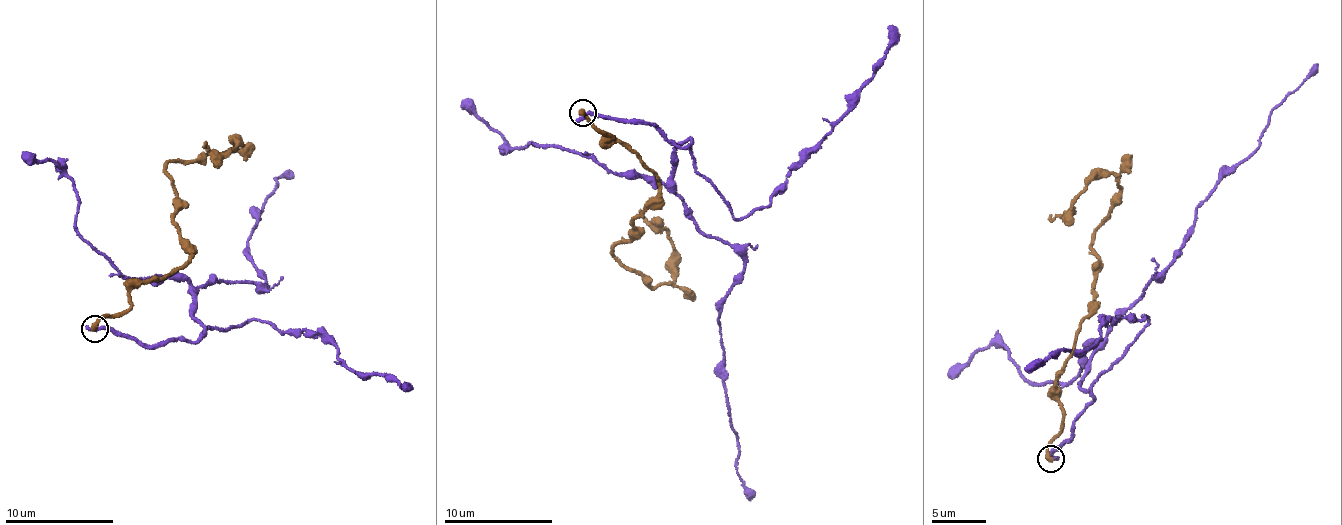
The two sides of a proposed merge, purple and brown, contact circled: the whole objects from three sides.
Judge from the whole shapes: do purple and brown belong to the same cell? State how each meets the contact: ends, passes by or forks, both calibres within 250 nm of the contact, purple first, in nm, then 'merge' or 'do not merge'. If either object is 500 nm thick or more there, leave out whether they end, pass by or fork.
purple ends | brown ends | 320/360 nm | do not merge

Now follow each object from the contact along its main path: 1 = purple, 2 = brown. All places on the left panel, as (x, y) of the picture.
1: (95, 330), (188, 341), (204, 332), (193, 290), (265, 284), (251, 230), (274, 179), (290, 171)
2: (95, 330), (131, 305), (129, 292), (188, 261), (166, 165), (238, 146), (224, 153), (204, 145)

